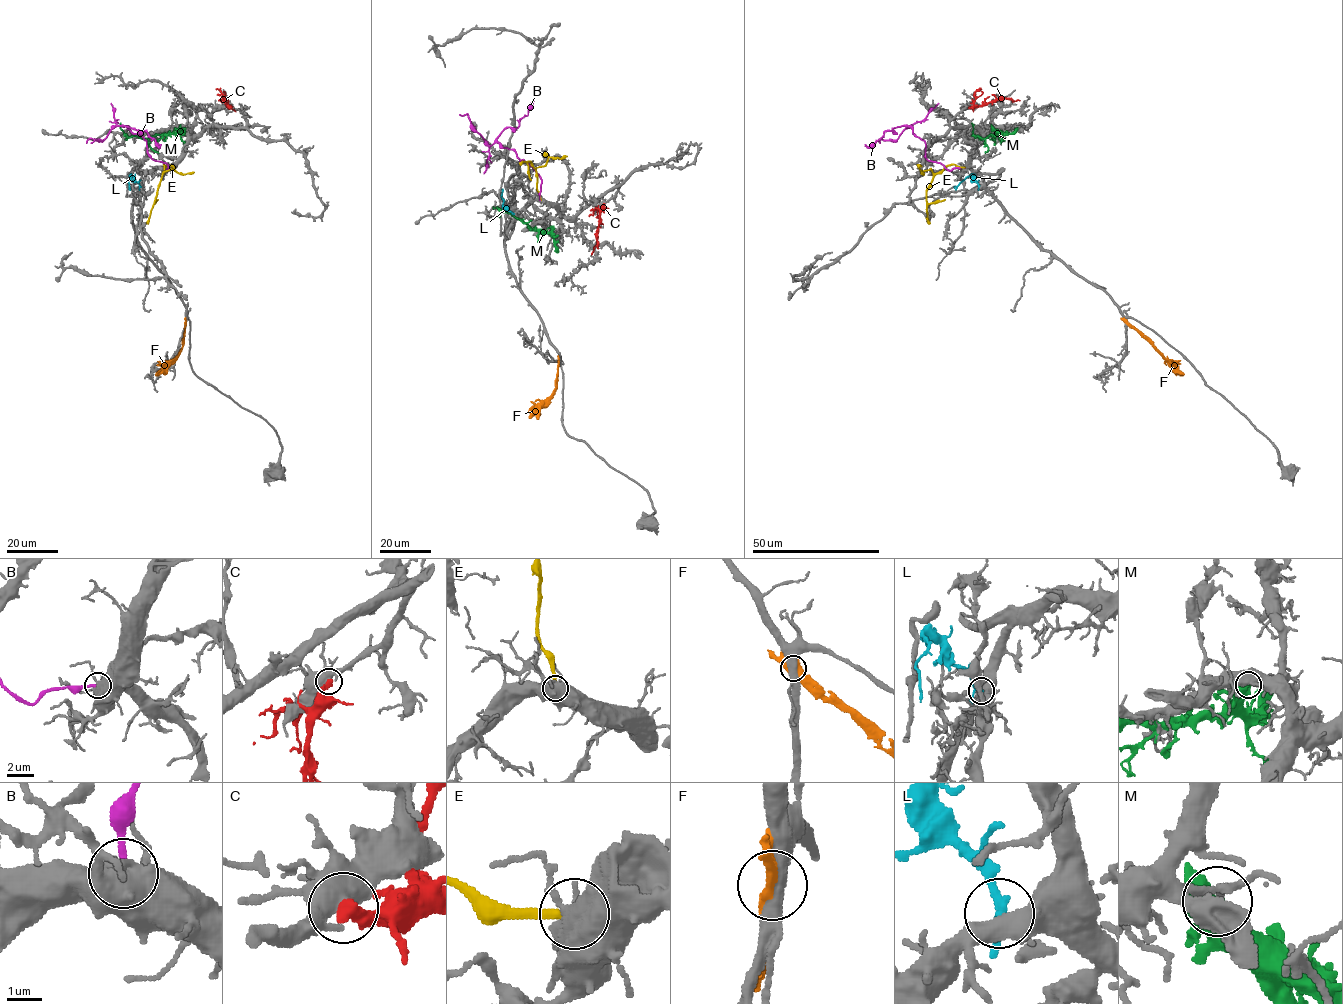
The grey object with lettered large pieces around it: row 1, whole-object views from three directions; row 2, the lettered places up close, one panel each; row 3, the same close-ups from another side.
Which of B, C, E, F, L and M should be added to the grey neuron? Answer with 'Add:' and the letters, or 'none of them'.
Add: L

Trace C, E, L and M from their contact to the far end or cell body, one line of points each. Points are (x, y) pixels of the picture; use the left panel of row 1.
C: (230, 107), (223, 99), (218, 101)
E: (167, 167), (164, 165), (148, 224)
L: (141, 187), (130, 176), (130, 190)
M: (180, 127), (175, 133), (139, 138), (127, 136), (120, 122)

